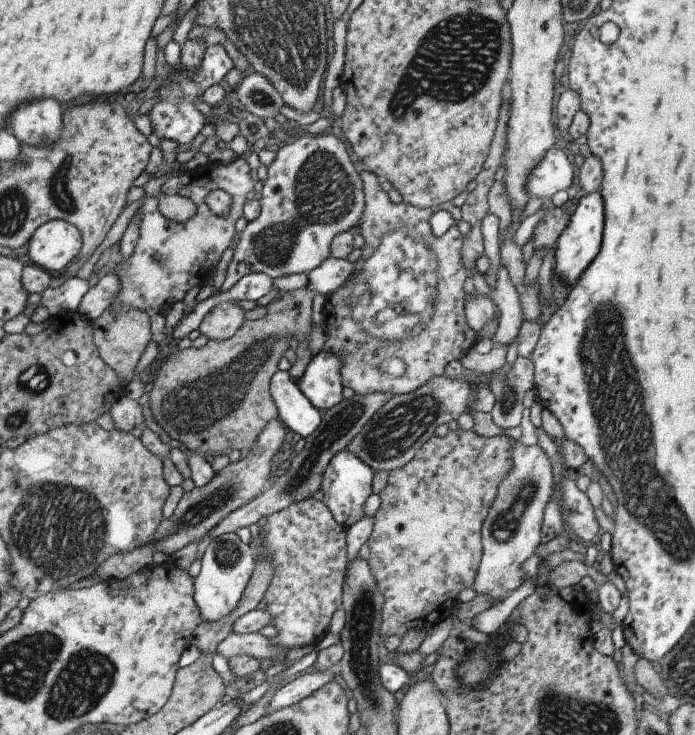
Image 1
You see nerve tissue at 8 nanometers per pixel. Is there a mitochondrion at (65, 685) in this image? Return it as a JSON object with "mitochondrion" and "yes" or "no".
{"mitochondrion":"yes"}

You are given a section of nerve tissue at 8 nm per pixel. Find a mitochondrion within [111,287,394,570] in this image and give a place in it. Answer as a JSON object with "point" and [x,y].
{"point":[192,407]}

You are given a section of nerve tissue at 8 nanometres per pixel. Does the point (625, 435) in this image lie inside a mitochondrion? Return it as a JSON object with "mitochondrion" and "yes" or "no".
{"mitochondrion":"yes"}

